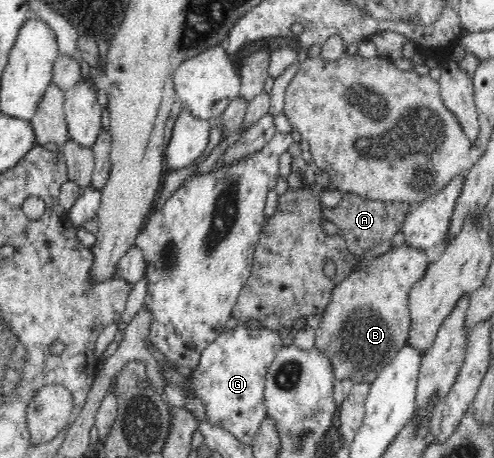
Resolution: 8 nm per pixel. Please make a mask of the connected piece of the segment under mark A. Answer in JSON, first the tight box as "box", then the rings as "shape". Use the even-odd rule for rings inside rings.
{"box":[321,191,413,258],"shape":[[[346,191],[342,192],[342,201],[337,207],[330,209],[322,204],[321,211],[323,216],[338,228],[337,234],[344,237],[348,250],[359,258],[377,244],[392,239],[402,229],[406,215],[412,207],[413,204],[407,202],[368,200]]]}

